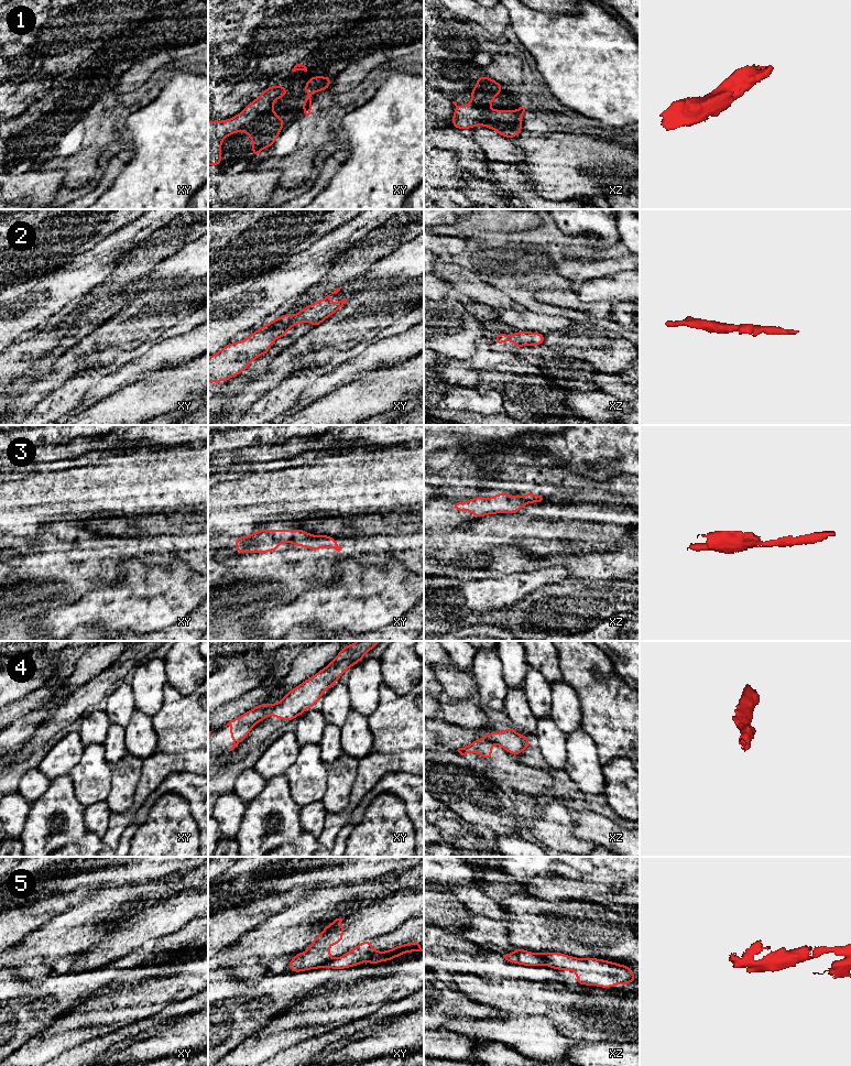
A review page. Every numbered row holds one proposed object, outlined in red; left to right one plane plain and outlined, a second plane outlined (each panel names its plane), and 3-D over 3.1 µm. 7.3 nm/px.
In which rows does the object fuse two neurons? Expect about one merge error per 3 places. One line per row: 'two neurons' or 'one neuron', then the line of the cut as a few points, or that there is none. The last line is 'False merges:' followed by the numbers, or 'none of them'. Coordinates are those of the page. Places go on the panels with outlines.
1: one neuron; no cut
2: one neuron; no cut
3: one neuron; no cut
4: two neurons; cut in xy along (275, 704), (269, 714)
5: two neurons; cut in xz along (538, 954), (543, 958), (544, 964)
False merges: 4, 5

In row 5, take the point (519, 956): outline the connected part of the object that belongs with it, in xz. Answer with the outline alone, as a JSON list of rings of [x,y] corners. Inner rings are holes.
[[[517,947],[513,953],[503,955],[503,957],[510,962],[523,966],[542,966],[545,964],[544,958],[539,954],[524,950]]]

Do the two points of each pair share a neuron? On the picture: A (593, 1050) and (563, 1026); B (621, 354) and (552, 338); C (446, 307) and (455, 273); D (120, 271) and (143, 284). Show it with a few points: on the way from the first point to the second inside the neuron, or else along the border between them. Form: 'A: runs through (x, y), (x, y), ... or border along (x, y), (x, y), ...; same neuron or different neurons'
A: border along (584, 1041), (597, 1042); different neurons
B: runs through (603, 344), (591, 343), (588, 339), (569, 340); same neuron
C: border along (451, 296), (456, 300); different neurons
D: border along (140, 278), (124, 285); different neurons

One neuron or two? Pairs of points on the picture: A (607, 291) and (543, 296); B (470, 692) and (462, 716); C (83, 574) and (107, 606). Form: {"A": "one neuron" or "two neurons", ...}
{"A": "two neurons", "B": "two neurons", "C": "two neurons"}

